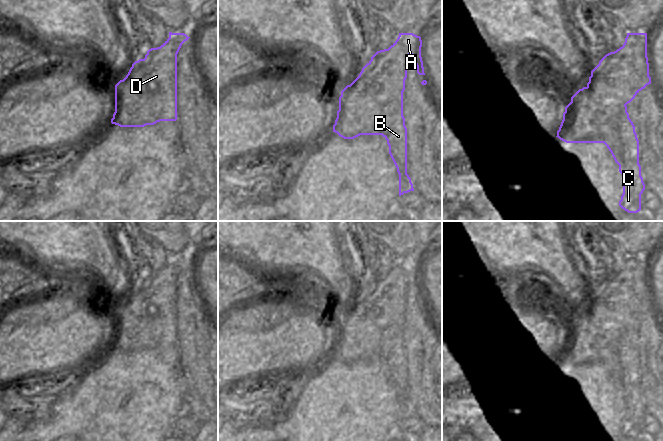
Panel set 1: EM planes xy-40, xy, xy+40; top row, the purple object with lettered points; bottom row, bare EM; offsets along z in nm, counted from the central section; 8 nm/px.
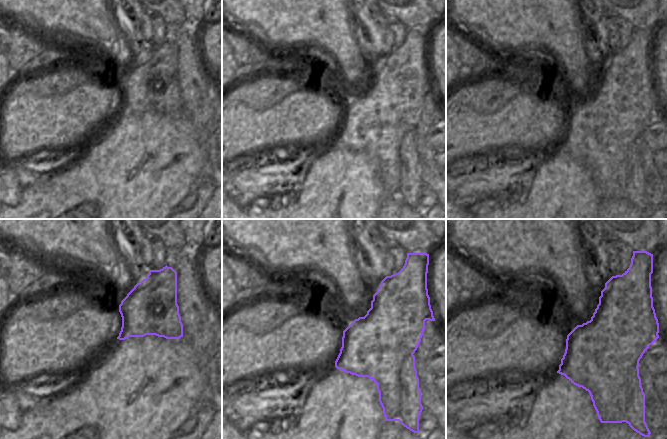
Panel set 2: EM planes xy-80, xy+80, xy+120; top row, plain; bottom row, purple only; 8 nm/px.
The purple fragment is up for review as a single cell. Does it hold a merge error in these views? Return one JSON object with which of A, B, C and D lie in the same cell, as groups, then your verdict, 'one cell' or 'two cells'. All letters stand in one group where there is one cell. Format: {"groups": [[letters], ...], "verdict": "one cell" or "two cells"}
{"groups": [["A", "D"], ["B", "C"]], "verdict": "two cells"}

